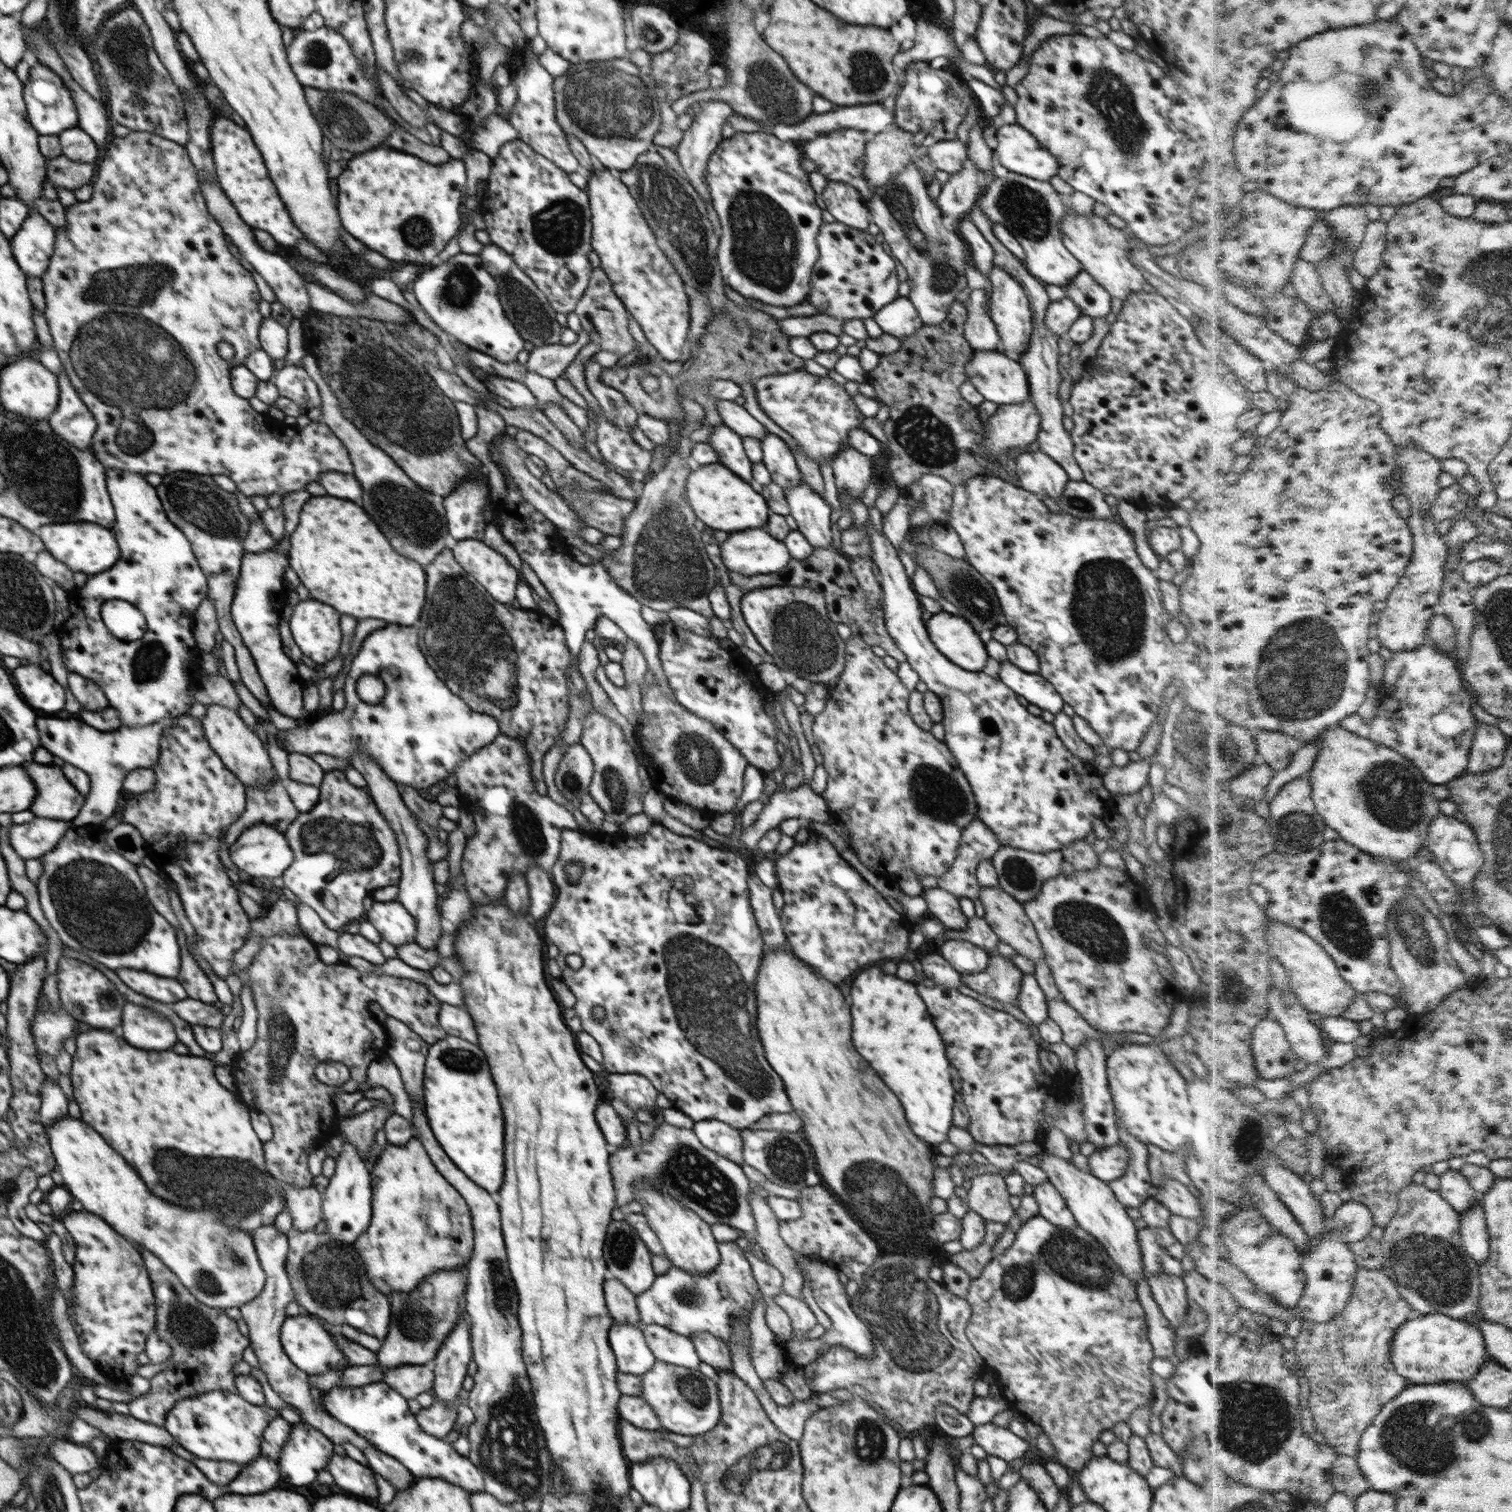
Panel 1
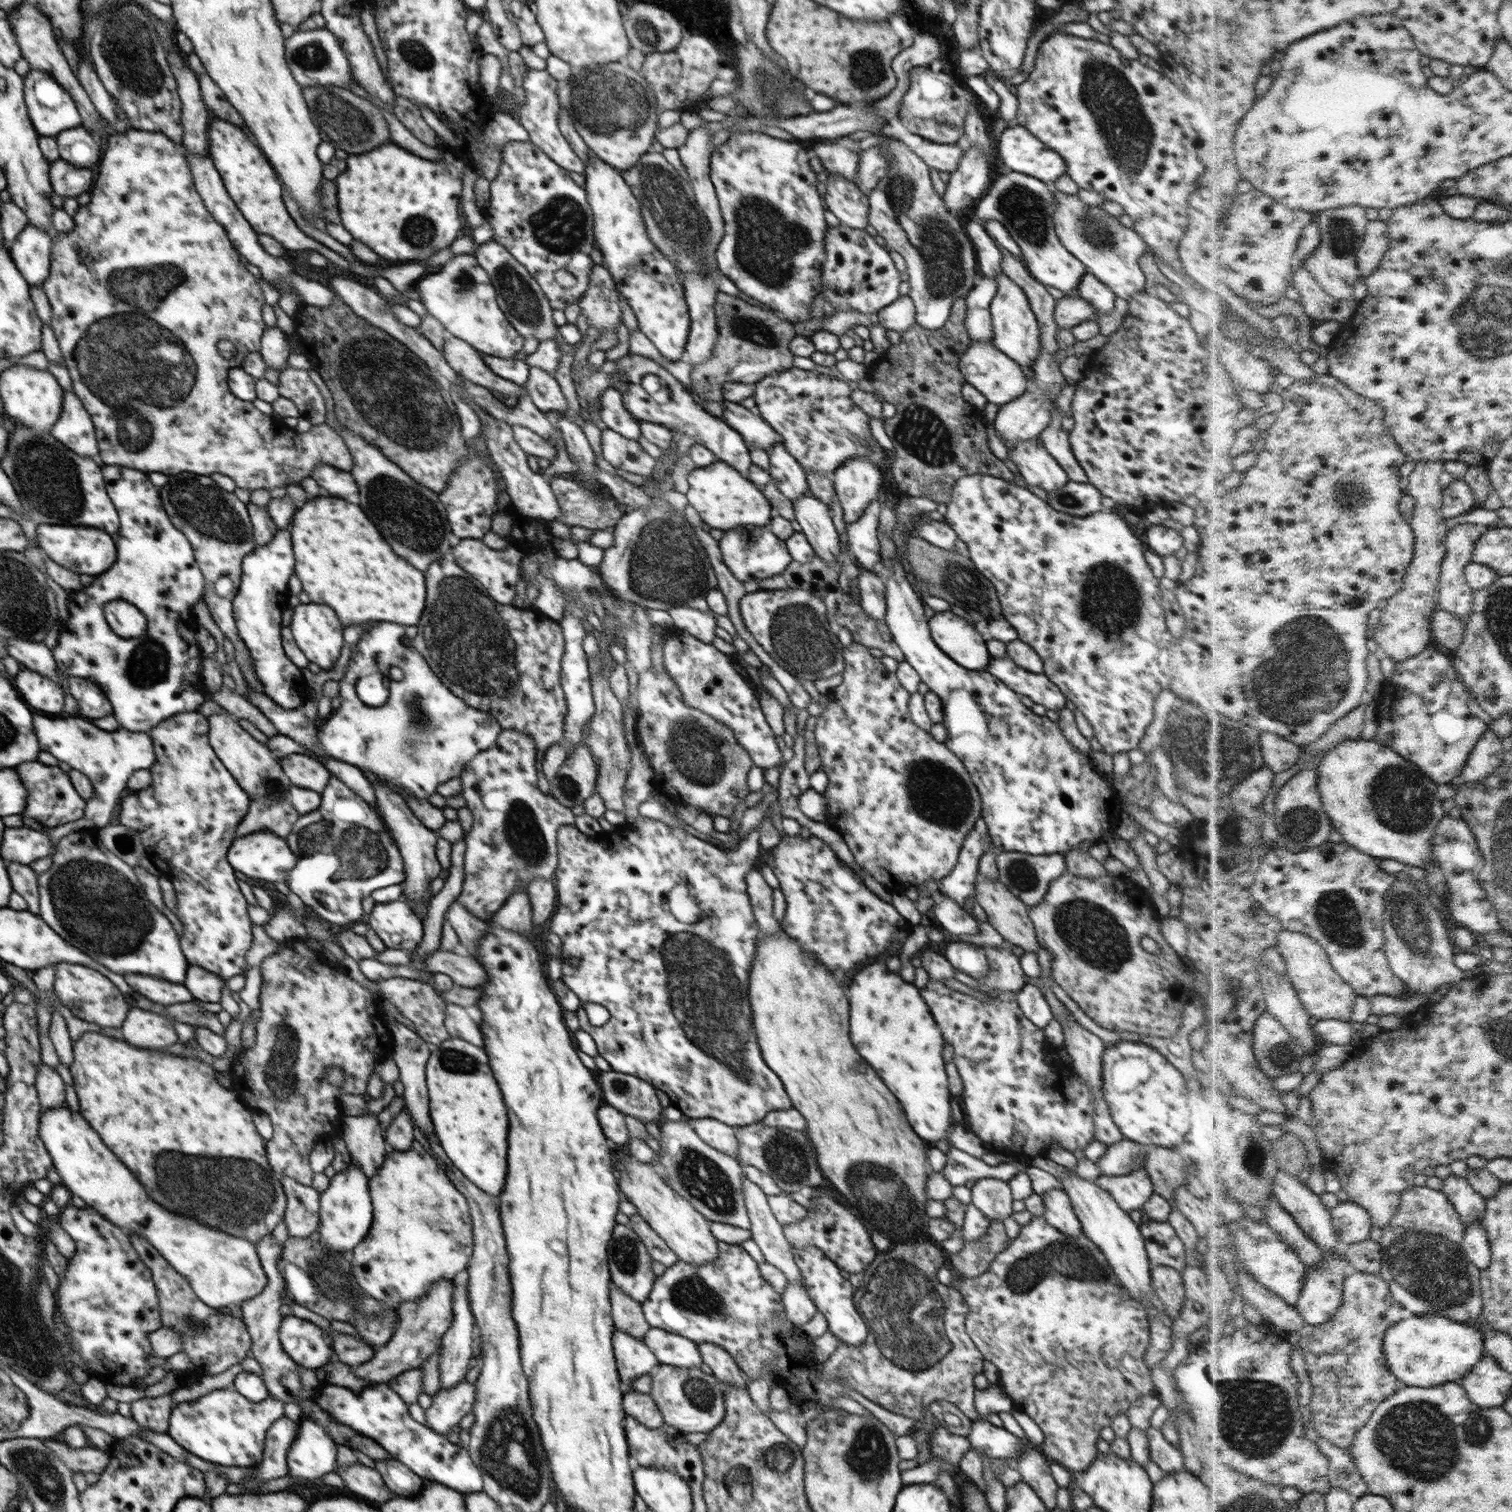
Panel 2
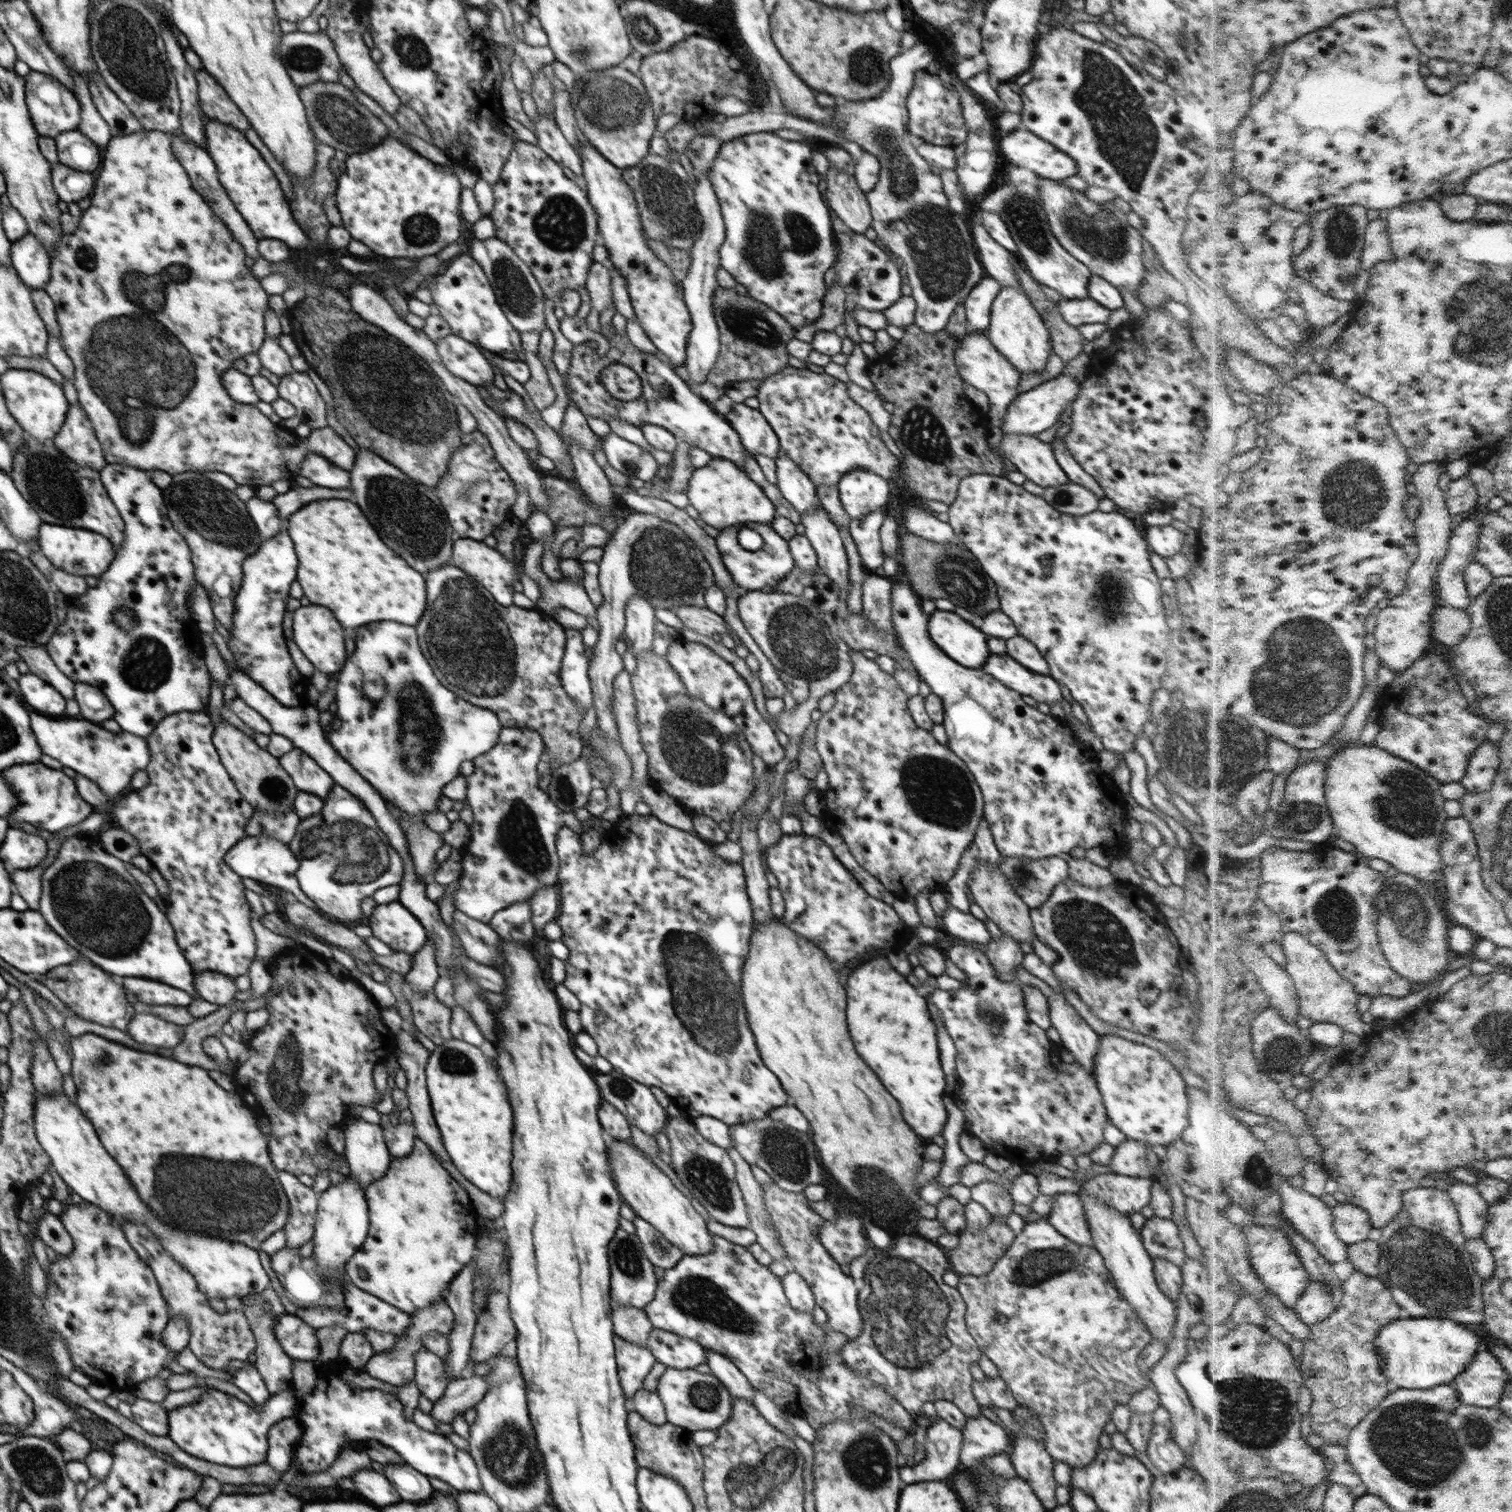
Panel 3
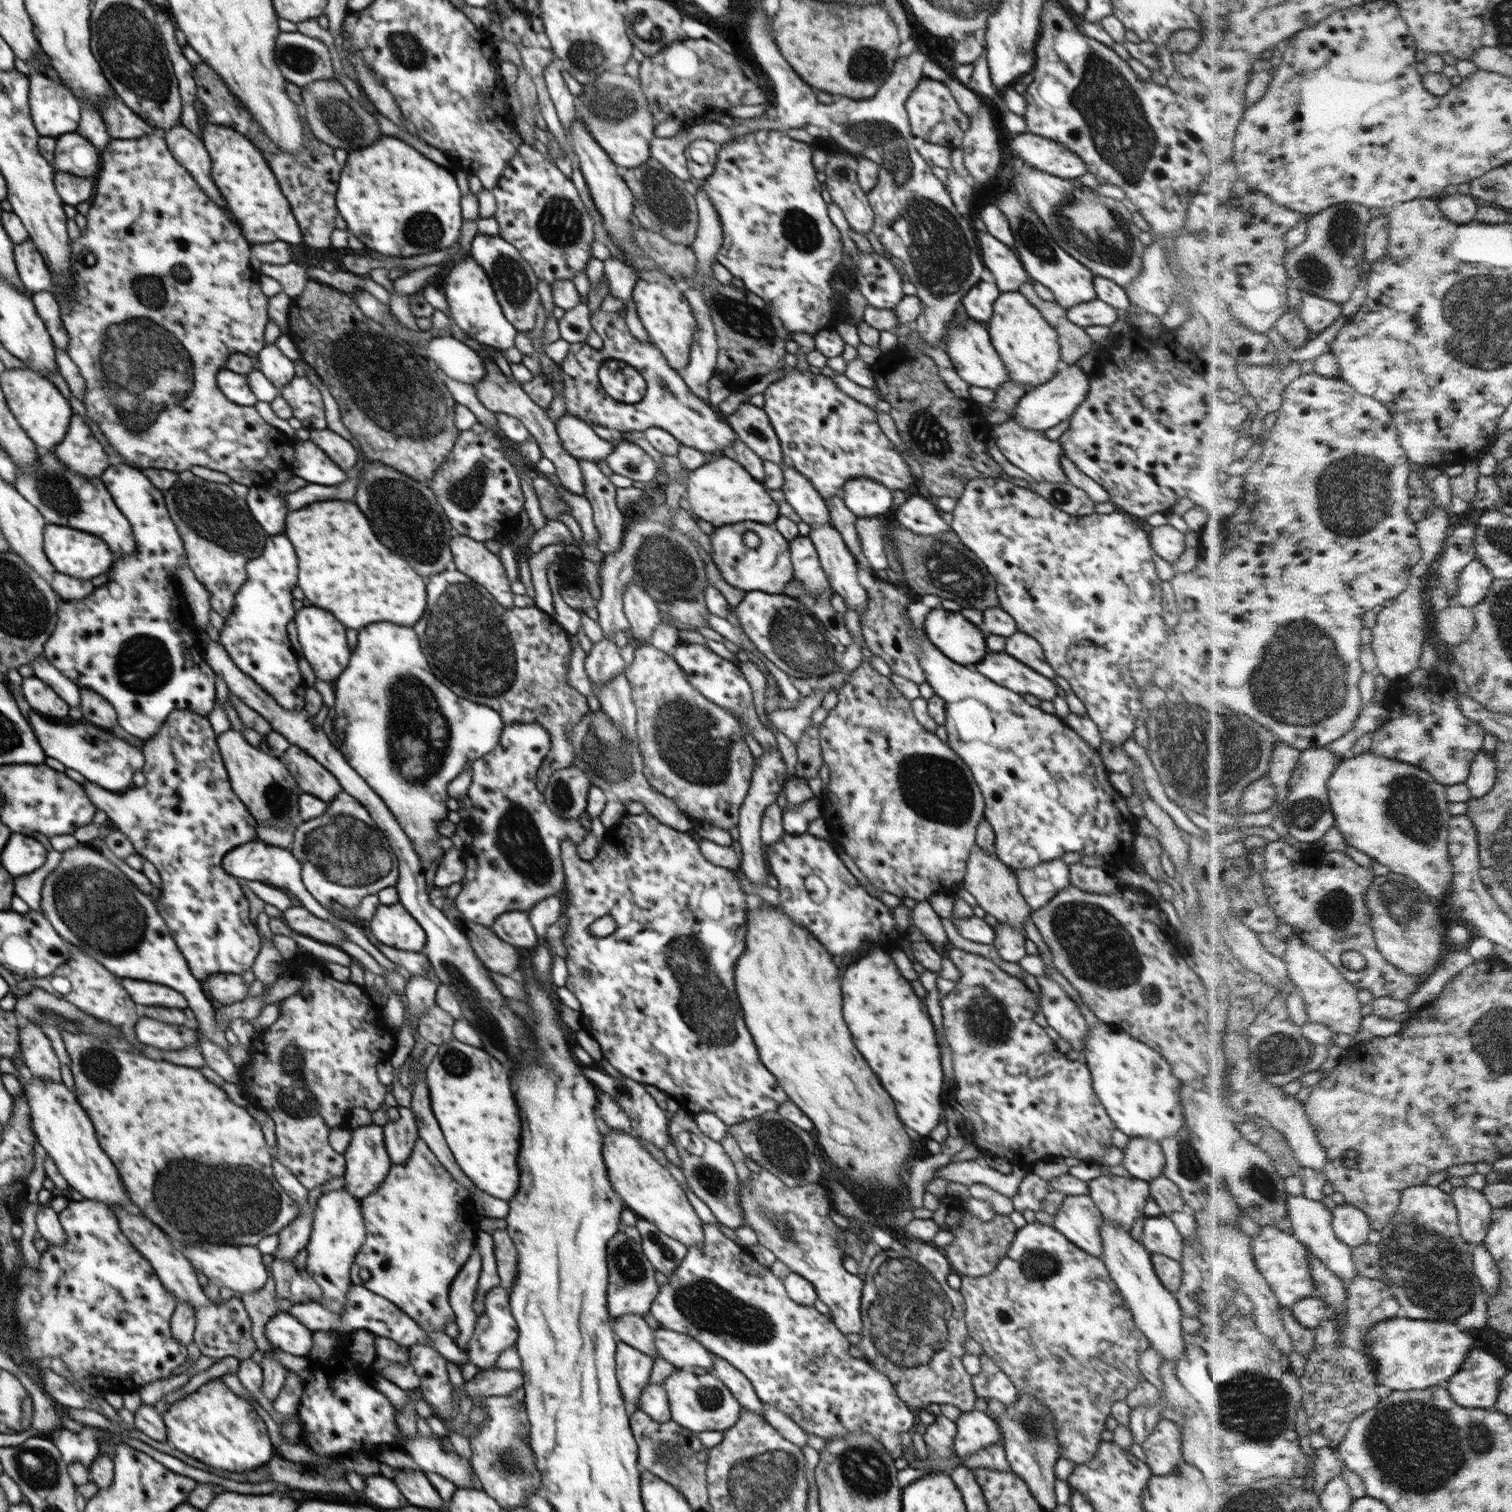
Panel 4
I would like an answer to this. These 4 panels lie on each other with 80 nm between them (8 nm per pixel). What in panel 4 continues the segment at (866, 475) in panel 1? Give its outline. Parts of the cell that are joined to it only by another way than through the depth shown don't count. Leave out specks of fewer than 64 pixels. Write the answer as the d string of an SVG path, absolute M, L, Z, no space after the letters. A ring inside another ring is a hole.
M850 479L842 490L846 508L857 518L884 515L894 506L892 491L872 479Z

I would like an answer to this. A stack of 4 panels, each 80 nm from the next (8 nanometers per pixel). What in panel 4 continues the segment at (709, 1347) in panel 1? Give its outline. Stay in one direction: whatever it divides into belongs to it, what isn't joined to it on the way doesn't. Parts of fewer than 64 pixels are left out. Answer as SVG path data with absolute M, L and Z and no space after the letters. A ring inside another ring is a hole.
M715 1356L712 1374L716 1375L728 1387L741 1407L760 1417L764 1416L764 1404L756 1395L755 1388L743 1372L734 1368L727 1360Z

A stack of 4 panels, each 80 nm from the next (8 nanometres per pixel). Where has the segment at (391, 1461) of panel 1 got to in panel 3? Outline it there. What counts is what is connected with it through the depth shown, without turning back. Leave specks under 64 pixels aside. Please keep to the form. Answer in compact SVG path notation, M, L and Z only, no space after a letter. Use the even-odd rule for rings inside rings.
M388 1464L384 1465L383 1470L383 1476L390 1481L390 1484L398 1491L404 1501L414 1503L427 1502L435 1493L435 1489L430 1485L429 1478L408 1465Z

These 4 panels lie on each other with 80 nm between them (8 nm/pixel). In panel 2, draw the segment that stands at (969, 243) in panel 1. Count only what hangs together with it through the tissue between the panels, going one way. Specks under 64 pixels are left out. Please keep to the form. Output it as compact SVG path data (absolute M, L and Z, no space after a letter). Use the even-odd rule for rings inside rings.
M975 219L970 221L965 231L970 237L970 242L974 246L977 260L978 273L983 278L994 279L1003 274L1002 261L1003 254L995 244L993 238L987 233L981 221Z

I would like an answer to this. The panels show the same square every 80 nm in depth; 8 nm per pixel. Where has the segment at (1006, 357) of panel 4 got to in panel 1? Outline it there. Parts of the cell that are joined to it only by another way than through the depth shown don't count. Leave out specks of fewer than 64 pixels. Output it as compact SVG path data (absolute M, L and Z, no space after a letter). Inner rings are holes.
M993 264L988 278L991 280L992 285L992 293L989 299L989 315L1000 335L1000 351L1012 360L1018 361L1027 351L1033 333L1033 312L1029 298L1019 281L1003 268L998 268Z

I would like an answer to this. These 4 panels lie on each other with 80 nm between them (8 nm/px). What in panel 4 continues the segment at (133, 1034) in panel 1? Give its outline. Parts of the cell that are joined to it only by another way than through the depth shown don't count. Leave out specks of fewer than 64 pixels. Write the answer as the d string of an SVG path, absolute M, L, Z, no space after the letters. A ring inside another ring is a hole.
M140 1018L134 1030L142 1044L164 1048L164 1050L180 1050L199 1042L199 1036L194 1029L162 1024L152 1018Z

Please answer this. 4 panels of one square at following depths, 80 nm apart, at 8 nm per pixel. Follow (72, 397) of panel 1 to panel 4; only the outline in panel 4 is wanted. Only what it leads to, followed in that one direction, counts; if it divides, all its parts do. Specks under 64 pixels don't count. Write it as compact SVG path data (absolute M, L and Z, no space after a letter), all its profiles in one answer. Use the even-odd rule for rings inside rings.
M73 413L66 437L56 445L60 463L84 479L100 479L108 469L108 456L84 418Z

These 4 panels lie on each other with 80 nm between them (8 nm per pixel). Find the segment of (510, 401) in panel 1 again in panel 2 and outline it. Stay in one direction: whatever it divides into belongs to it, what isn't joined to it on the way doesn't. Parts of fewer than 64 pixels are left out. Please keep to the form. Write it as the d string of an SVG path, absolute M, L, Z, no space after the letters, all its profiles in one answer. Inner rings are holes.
M447 335L443 355L459 376L478 386L518 399L526 391L518 380L510 381L507 376L492 372L486 366L483 354L461 338Z

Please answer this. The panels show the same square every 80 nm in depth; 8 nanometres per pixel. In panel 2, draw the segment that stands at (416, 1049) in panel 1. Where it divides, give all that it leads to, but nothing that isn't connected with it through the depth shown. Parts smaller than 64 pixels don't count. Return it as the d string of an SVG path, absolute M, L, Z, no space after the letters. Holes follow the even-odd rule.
M390 1019L386 1024L393 1034L394 1045L390 1058L397 1065L399 1069L399 1079L402 1081L405 1088L403 1093L405 1107L407 1107L411 1117L414 1118L414 1122L420 1129L420 1132L424 1135L434 1134L434 1126L432 1126L432 1120L430 1120L430 1113L428 1110L429 1092L425 1075L425 1069L431 1054L431 1046L414 1033L414 1031L408 1029L406 1025L394 1019Z

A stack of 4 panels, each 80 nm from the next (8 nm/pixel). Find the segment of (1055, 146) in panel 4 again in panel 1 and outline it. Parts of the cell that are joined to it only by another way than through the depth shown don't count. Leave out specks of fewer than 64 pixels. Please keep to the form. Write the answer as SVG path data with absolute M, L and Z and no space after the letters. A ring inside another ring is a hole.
M1018 123L1001 125L997 139L998 147L993 152L998 154L1002 166L1010 172L1044 182L1058 174L1061 167L1056 156Z

